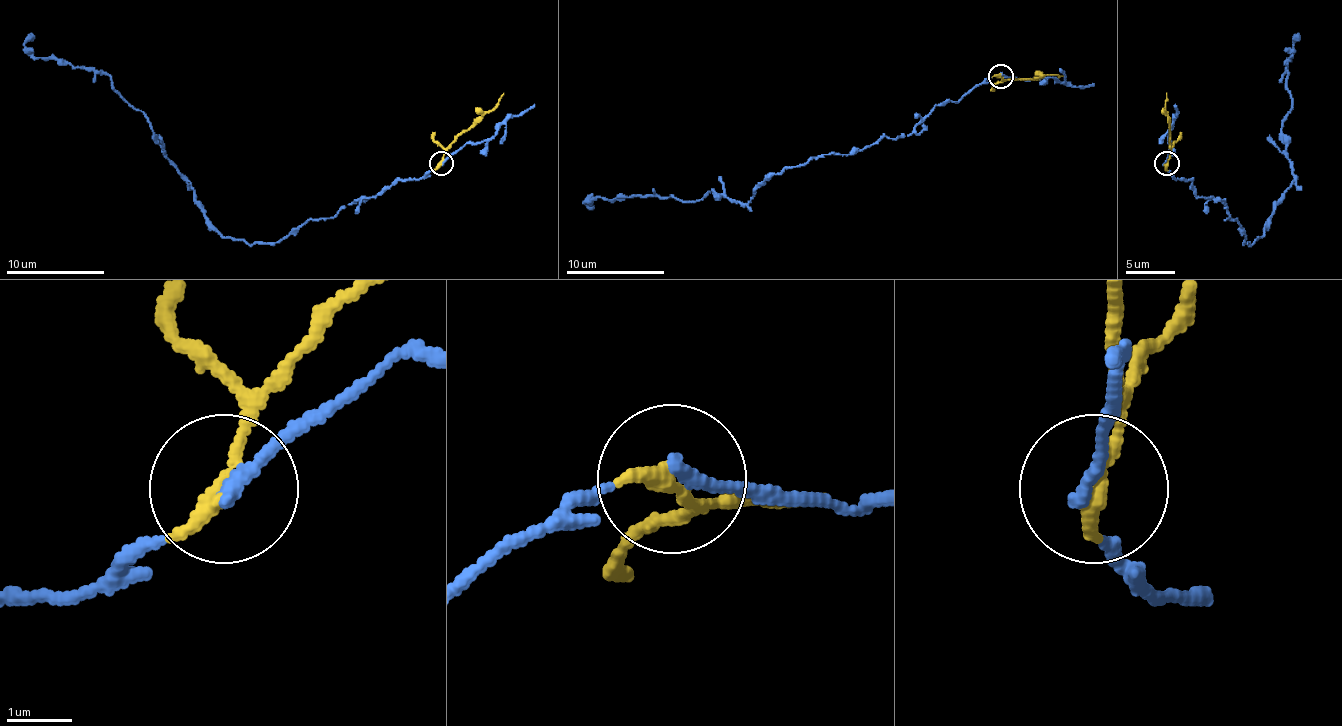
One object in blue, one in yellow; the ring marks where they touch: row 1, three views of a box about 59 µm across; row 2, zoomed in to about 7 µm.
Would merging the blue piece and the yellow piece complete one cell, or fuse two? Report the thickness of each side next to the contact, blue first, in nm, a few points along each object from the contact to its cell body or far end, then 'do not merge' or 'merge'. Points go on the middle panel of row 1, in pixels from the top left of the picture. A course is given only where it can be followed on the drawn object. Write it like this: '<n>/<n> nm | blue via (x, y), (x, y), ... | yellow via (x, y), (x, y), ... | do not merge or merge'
160/280 nm | blue via (1001, 75), (940, 102), (905, 136), (785, 168), (746, 203), (709, 190), (594, 198), (592, 208) | yellow via (1001, 75), (1006, 80), (1038, 80), (1048, 75), (1062, 75) | do not merge

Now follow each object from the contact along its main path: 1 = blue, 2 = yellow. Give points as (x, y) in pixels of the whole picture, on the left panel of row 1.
1: (441, 162), (275, 243), (226, 238), (150, 121), (106, 74), (35, 57), (25, 45), (32, 32)
2: (441, 162), (446, 147), (488, 113), (503, 94)

